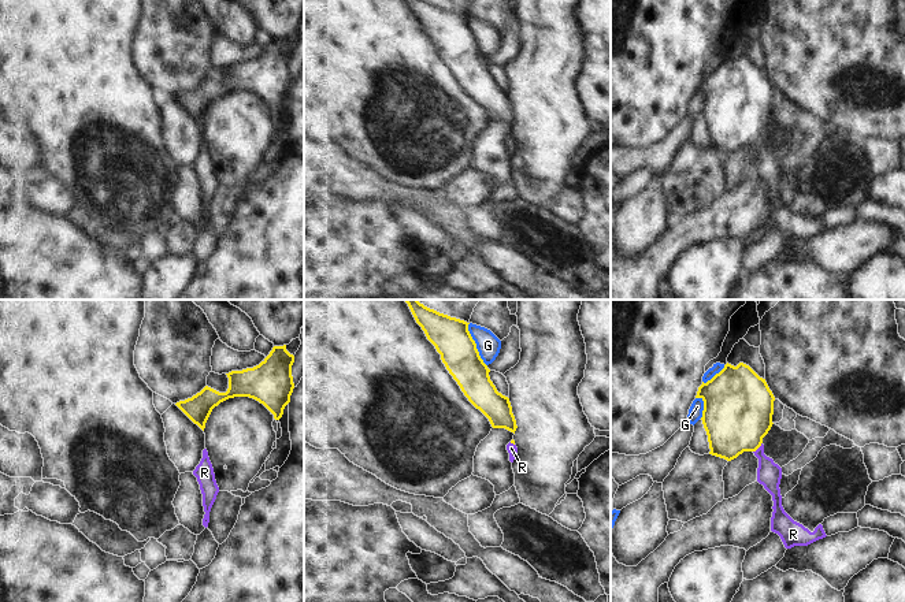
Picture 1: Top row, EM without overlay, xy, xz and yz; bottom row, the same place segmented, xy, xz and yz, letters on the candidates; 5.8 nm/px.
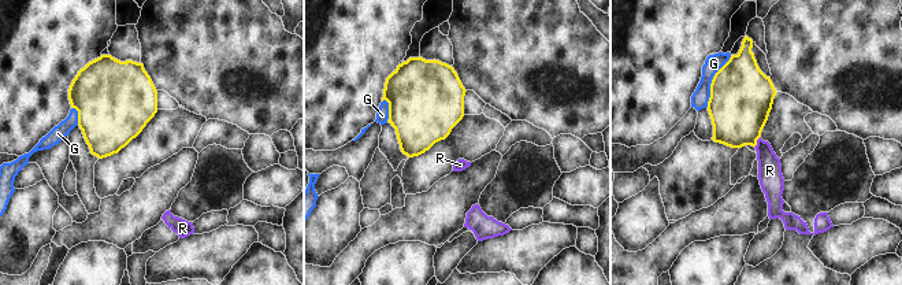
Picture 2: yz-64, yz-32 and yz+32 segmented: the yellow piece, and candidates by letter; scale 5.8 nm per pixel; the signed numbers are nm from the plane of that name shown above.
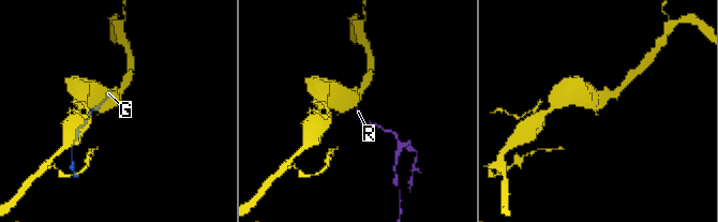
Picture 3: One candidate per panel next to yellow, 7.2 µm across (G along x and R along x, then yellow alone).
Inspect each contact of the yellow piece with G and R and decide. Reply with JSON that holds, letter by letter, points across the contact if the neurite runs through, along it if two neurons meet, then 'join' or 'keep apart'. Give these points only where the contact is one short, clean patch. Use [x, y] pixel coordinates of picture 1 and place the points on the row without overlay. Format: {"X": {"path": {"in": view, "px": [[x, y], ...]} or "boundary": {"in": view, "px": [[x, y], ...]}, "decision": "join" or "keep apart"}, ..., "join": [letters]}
{"G": {"decision": "keep apart"}, "R": {"path": {"in": "yz", "px": [[737, 108], [757, 141], [768, 167]]}, "decision": "join"}, "join": ["R"]}

